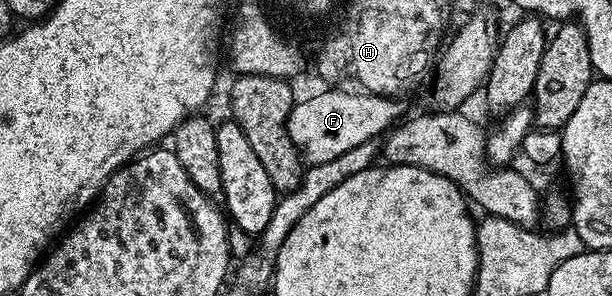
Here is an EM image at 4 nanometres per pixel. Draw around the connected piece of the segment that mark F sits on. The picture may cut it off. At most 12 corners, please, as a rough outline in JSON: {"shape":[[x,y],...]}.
{"shape":[[324,88],[297,101],[288,135],[326,164],[405,117],[399,97]]}

